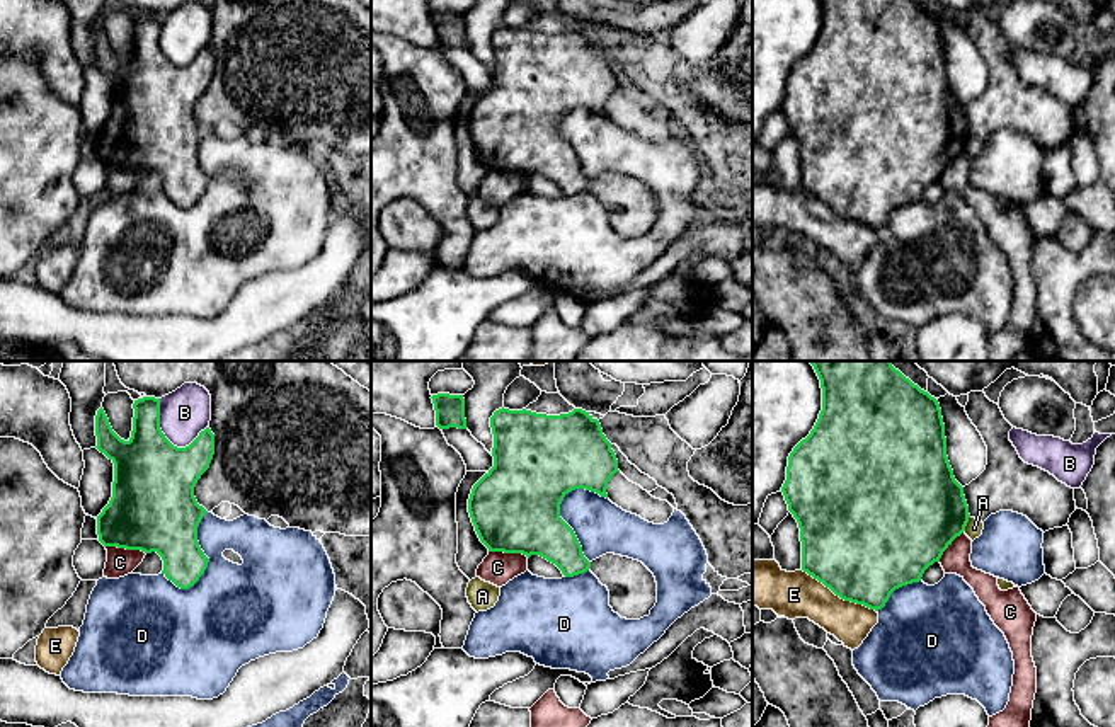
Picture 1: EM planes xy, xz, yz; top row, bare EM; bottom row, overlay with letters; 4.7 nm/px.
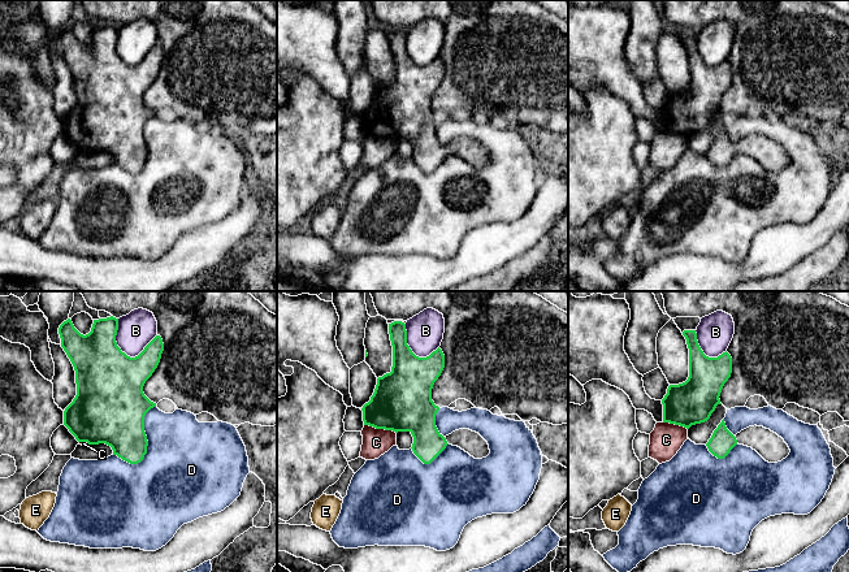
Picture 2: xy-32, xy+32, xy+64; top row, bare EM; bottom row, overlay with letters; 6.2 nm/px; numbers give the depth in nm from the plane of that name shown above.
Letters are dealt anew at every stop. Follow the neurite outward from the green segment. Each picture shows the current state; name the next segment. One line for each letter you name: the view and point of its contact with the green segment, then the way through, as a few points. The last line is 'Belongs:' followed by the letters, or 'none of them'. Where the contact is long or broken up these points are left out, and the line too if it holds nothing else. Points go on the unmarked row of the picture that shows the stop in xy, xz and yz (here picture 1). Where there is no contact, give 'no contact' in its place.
E: contact yz (840, 215)
Belongs: E

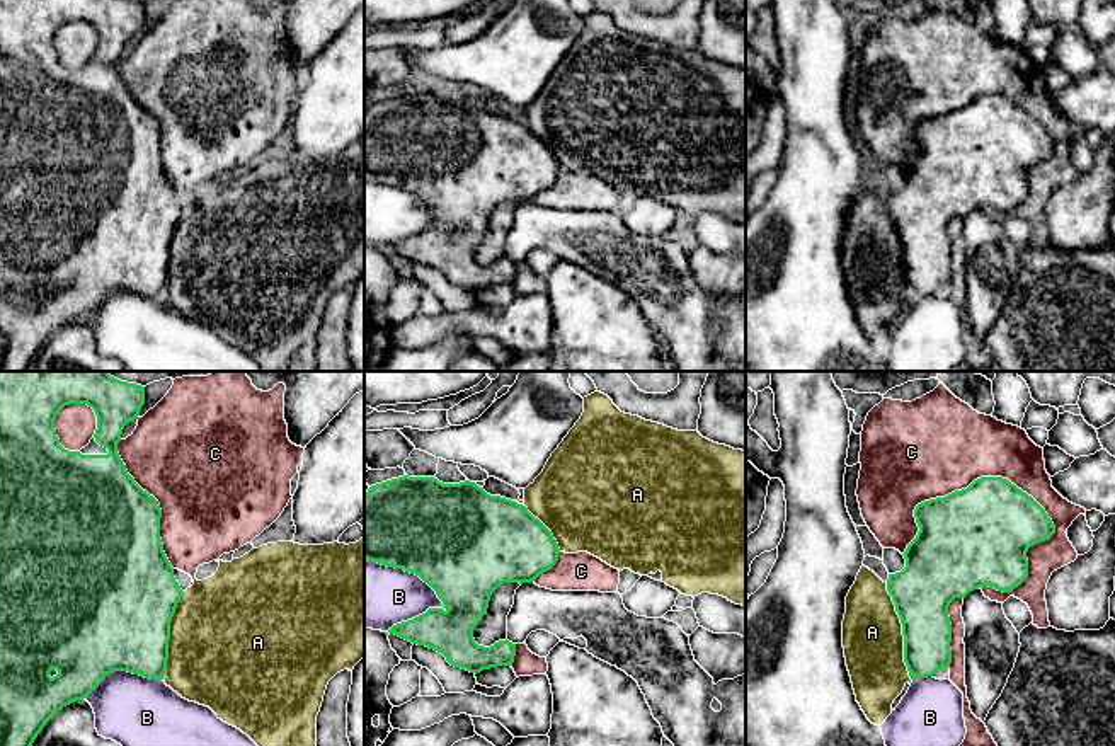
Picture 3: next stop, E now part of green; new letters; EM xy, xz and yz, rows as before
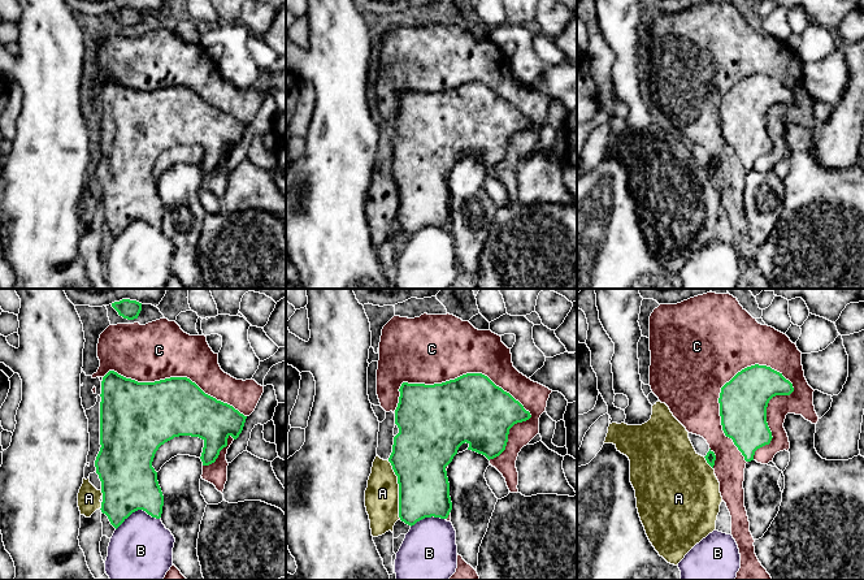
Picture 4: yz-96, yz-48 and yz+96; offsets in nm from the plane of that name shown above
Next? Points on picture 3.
A: contact yz (903, 251)
Belongs: A

